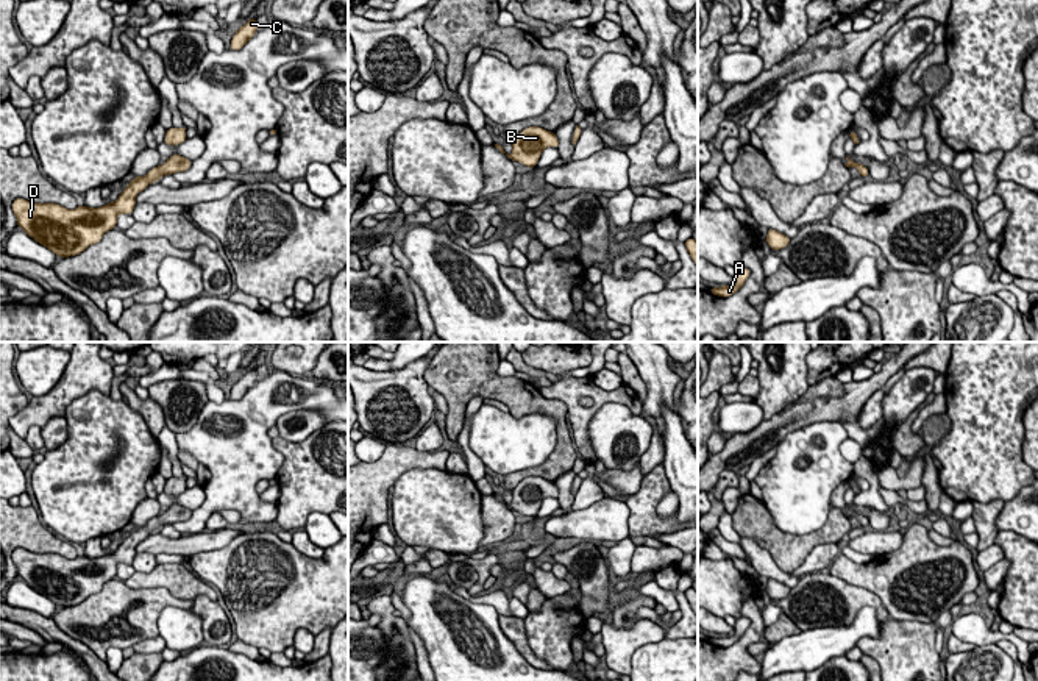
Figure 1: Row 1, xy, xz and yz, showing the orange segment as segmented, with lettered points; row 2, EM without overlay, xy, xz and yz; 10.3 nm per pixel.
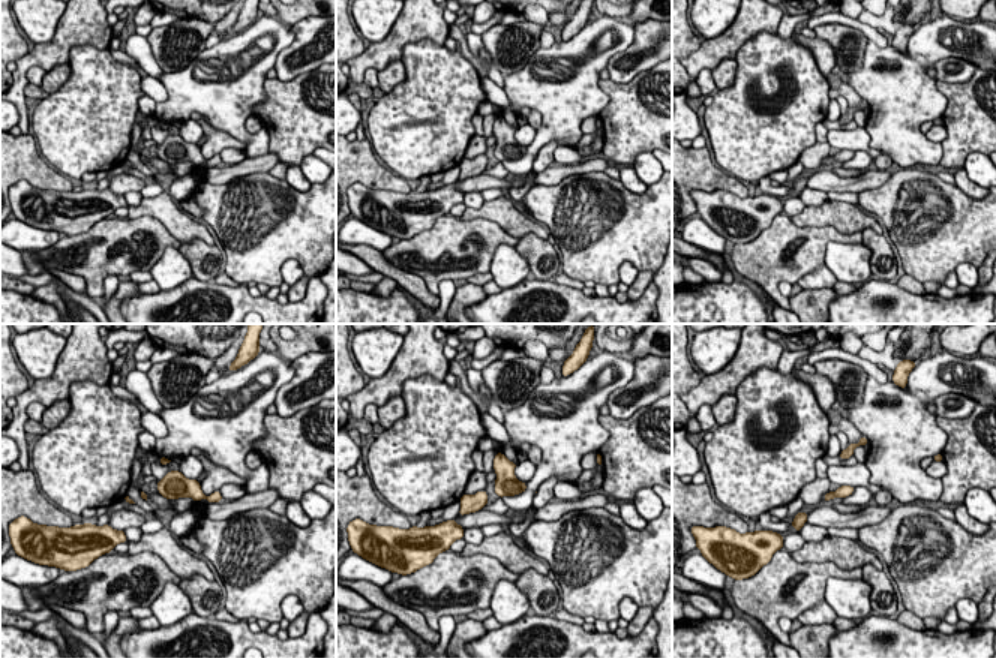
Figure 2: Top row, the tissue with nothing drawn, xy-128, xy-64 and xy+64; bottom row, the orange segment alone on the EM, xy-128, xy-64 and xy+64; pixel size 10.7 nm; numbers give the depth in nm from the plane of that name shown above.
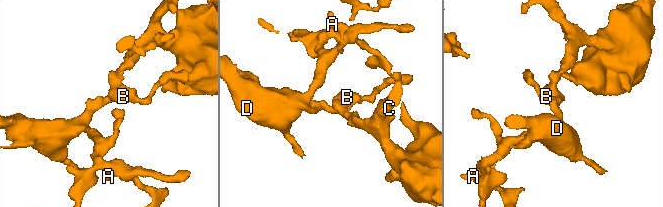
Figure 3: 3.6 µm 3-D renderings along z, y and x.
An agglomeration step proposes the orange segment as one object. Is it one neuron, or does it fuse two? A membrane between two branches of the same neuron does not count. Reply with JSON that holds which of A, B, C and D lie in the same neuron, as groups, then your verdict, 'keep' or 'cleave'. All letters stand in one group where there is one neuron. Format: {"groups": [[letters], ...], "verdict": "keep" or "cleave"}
{"groups": [["A", "B", "C", "D"]], "verdict": "keep"}

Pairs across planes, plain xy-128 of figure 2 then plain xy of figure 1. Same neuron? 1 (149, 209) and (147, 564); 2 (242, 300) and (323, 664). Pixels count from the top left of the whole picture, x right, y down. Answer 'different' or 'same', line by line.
1: different
2: same

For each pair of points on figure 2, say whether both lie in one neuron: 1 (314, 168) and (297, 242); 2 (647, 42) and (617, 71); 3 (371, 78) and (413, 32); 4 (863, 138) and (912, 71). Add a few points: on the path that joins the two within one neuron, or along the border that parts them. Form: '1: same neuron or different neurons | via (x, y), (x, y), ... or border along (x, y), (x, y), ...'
1: different neurons | border along (320, 182), (312, 185)
2: same neuron | via (638, 51), (624, 54), (620, 62)
3: different neurons | border along (378, 71), (369, 68), (362, 81)
4: different neurons | border along (864, 128), (869, 135), (869, 144), (882, 153)

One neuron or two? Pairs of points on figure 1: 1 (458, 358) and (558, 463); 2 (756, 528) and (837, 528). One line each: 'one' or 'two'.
1: one
2: one

